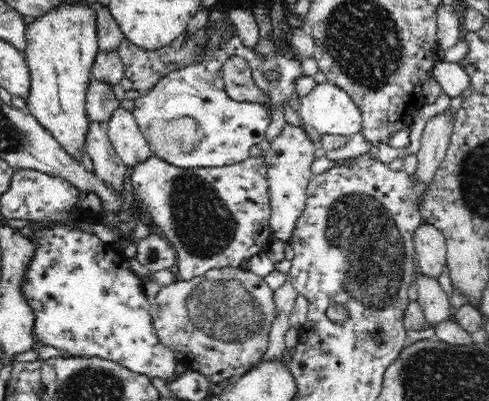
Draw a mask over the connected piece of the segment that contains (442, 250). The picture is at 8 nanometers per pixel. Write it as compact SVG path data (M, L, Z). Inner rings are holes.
M424 222L415 231L414 243L418 274L438 281L447 266L446 238Z

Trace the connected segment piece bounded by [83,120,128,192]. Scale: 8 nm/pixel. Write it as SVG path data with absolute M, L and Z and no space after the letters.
M89 120L83 145L85 151L91 156L94 171L100 175L100 179L121 192L128 165L114 150L107 133L107 126L107 122Z

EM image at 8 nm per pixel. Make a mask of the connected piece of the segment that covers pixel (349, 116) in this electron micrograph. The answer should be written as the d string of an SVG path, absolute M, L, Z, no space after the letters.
M328 81L318 84L299 102L298 113L321 135L345 138L362 130L360 107L348 91Z

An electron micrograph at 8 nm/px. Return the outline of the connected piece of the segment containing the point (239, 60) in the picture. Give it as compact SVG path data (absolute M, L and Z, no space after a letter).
M232 55L224 63L223 79L225 92L237 101L266 101L265 92L255 85L251 77L251 68L248 61L241 56Z

